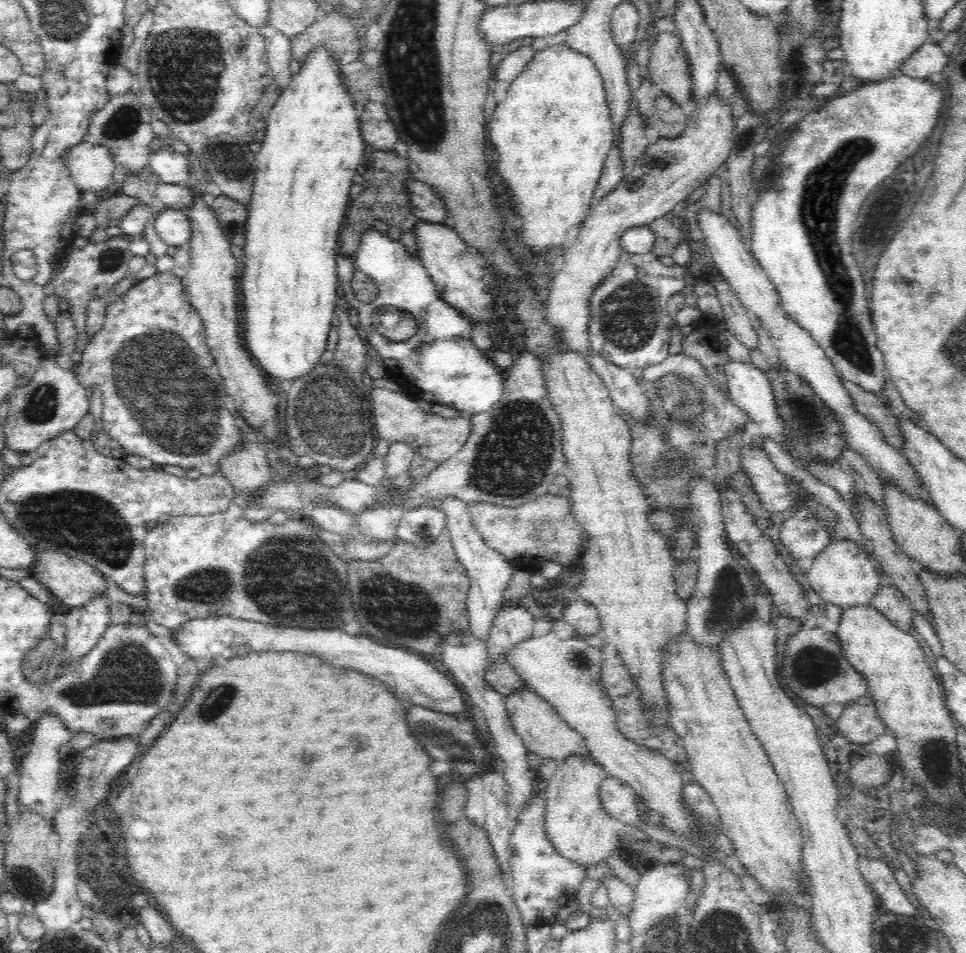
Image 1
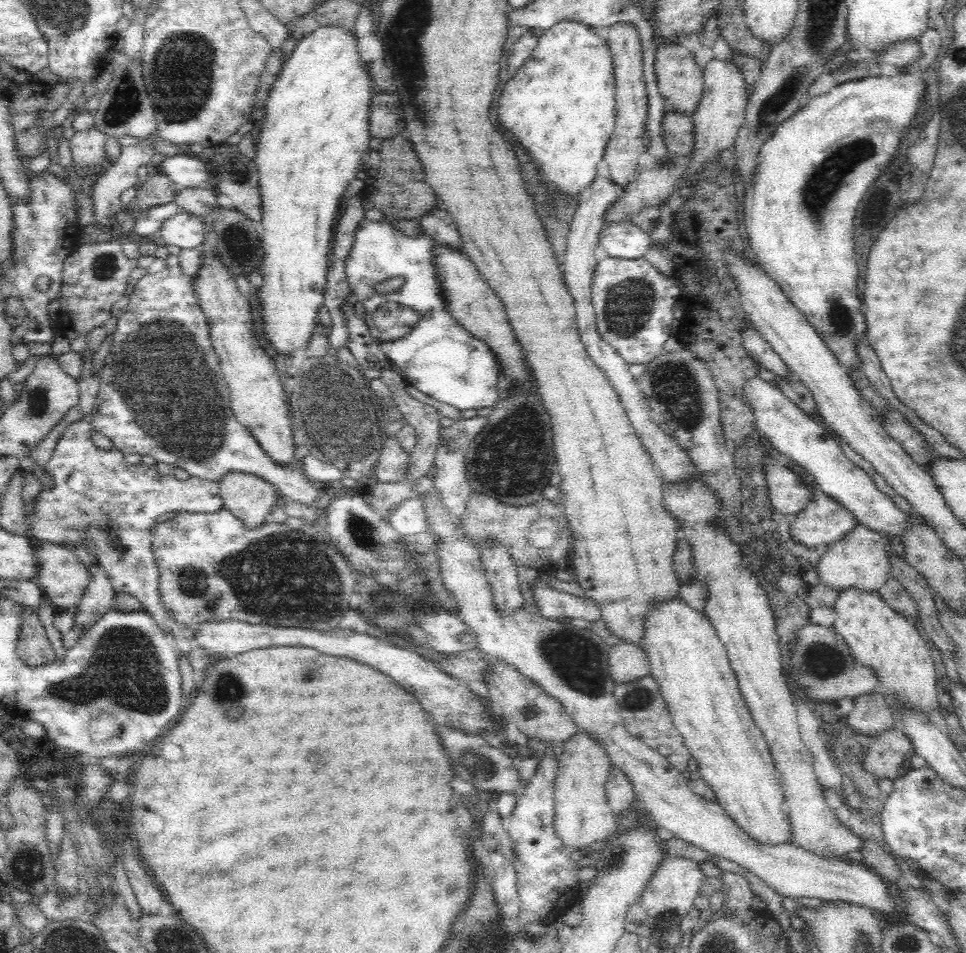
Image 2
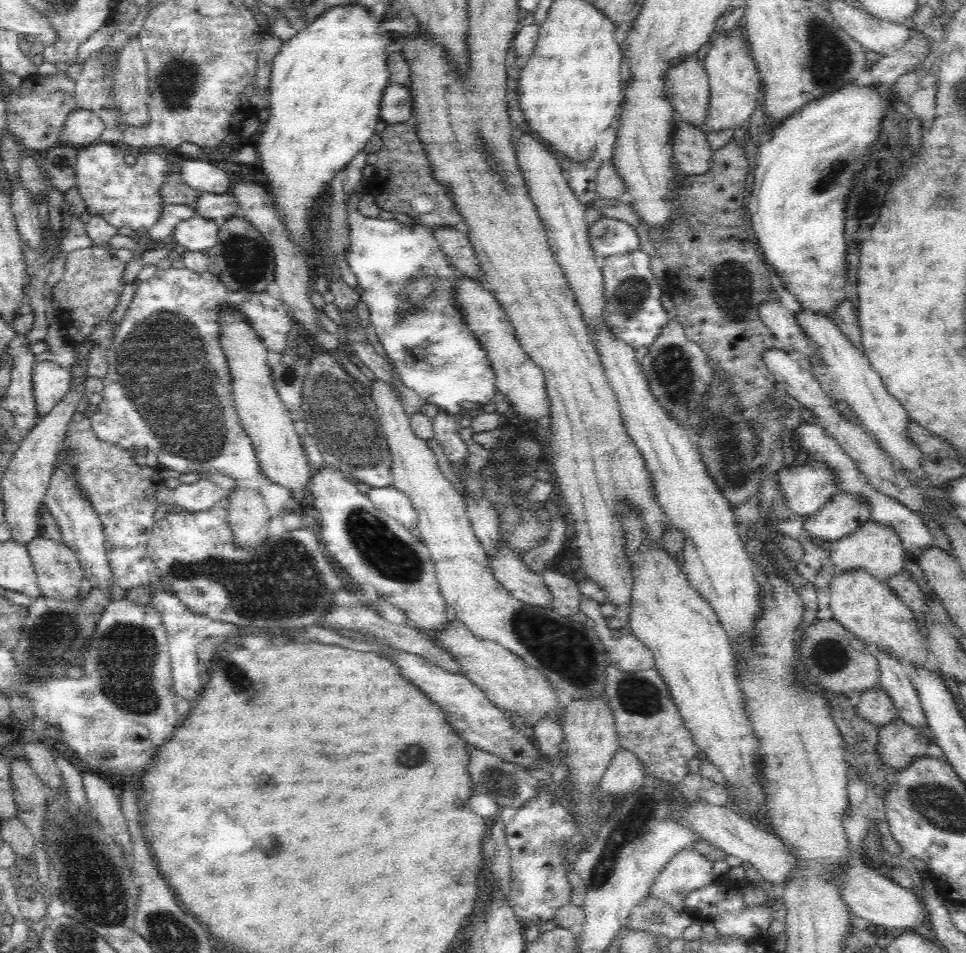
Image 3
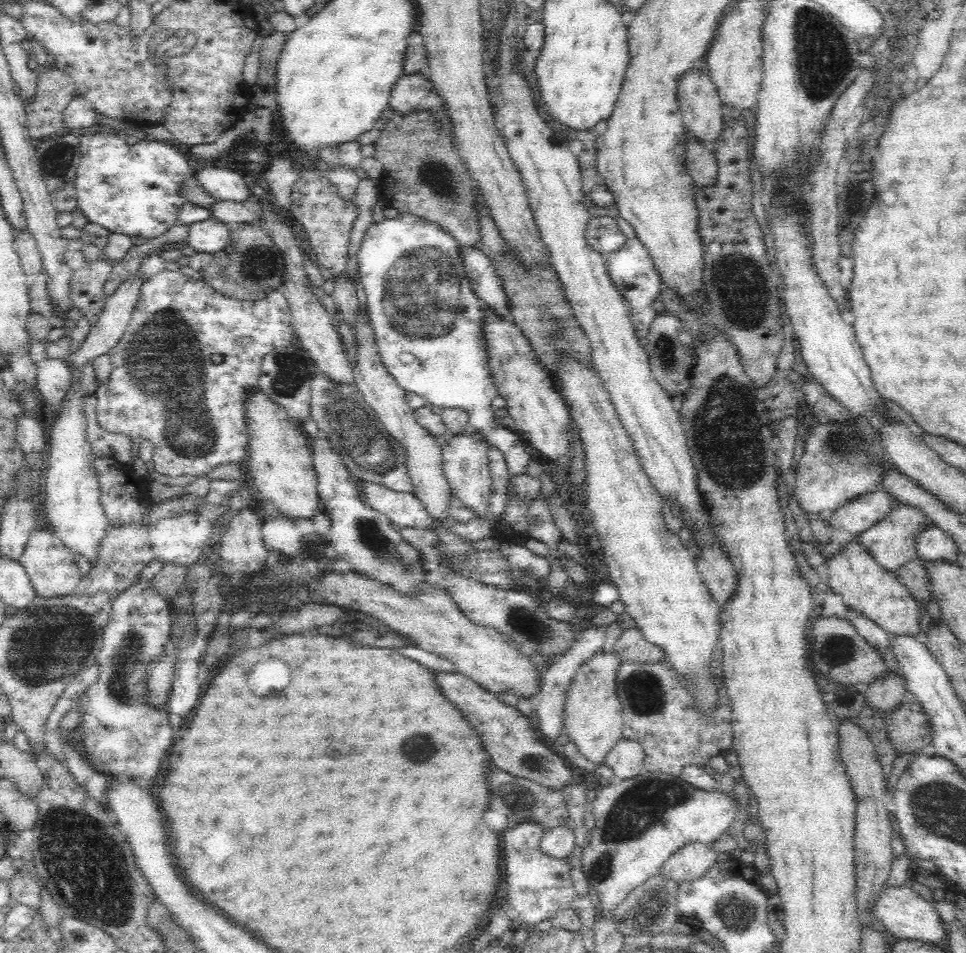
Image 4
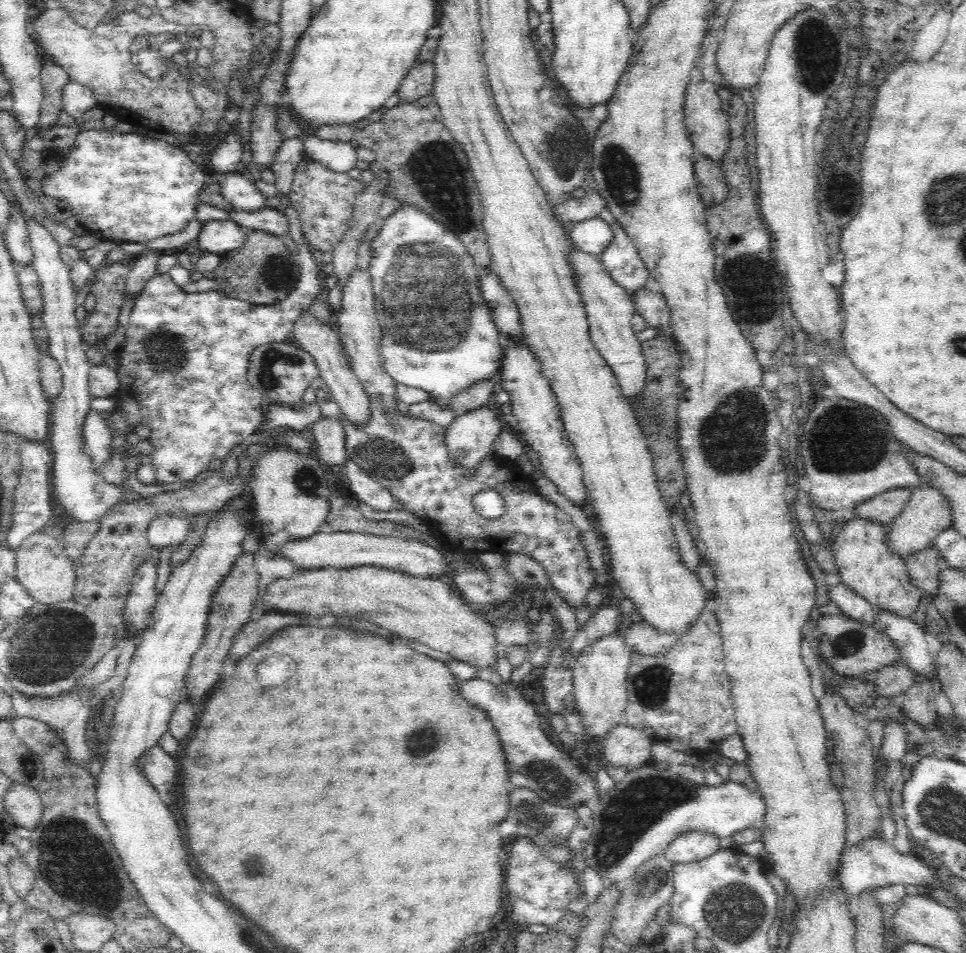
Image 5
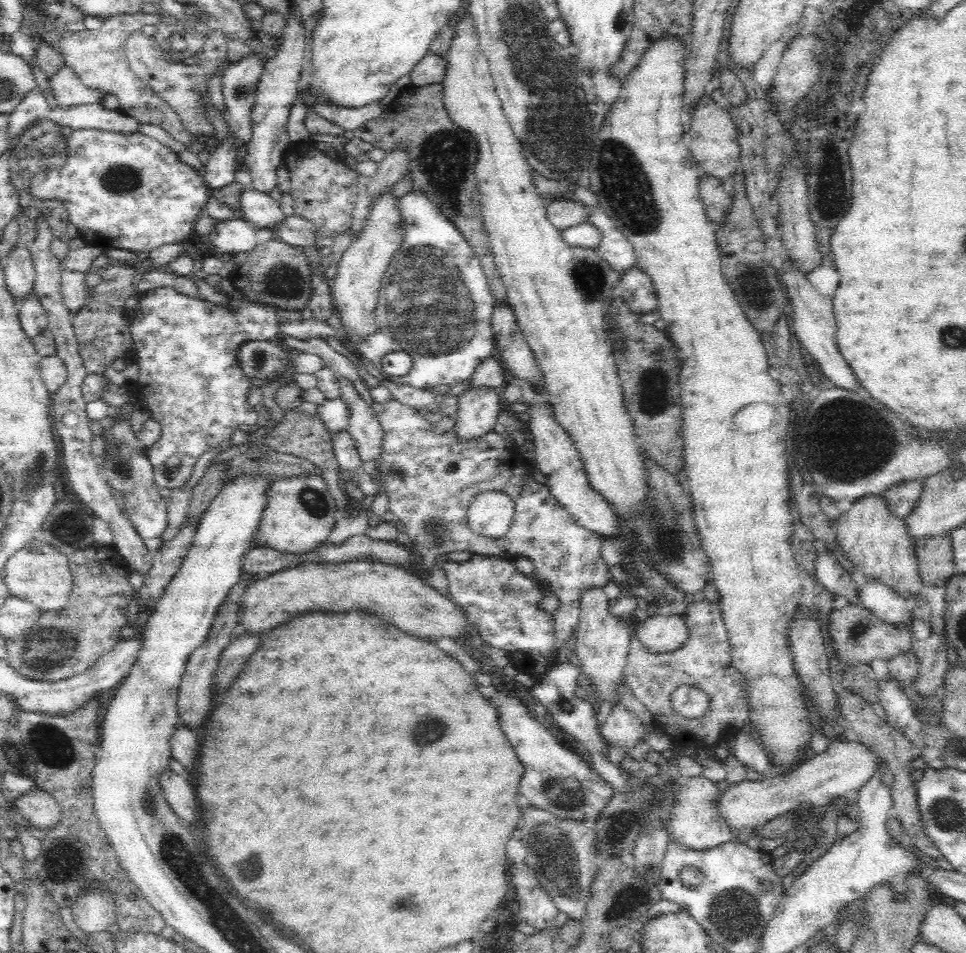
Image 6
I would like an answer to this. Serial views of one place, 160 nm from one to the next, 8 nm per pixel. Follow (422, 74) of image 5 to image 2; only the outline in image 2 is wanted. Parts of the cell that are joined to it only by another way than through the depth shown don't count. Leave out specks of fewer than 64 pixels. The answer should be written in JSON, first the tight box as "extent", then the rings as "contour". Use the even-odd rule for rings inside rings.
{"extent":[368,93,404,141],"contour":[[[376,93],[370,98],[368,128],[371,137],[382,141],[404,134],[398,97],[392,93]]]}

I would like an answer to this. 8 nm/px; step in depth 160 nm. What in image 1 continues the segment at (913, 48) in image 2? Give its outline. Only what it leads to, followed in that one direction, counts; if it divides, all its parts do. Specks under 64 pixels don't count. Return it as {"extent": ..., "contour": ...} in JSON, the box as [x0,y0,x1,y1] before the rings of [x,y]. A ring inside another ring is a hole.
{"extent":[900,42,950,80],"contour":[[[936,42],[923,44],[910,58],[901,66],[900,74],[915,79],[928,80],[928,78],[939,78],[940,72],[948,68],[950,53],[944,53],[942,47]]]}

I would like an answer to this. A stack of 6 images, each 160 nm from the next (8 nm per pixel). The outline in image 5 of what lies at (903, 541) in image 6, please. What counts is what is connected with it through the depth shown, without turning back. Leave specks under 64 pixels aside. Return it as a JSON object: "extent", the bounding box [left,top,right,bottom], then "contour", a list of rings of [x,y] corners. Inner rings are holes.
{"extent":[831,519,922,618],"contour":[[[850,519],[838,533],[831,550],[840,583],[864,597],[875,610],[888,611],[898,617],[910,618],[918,610],[922,594],[908,577],[905,559],[894,555],[886,545],[886,529],[868,519]]]}

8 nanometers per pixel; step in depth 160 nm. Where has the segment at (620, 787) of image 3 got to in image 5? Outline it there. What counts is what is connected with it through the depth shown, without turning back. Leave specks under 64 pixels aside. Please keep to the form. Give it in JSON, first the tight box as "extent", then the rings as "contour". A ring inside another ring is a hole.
{"extent":[601,723,652,772],"contour":[[[623,723],[609,732],[601,748],[602,760],[604,764],[618,766],[630,772],[648,765],[652,744],[651,735]]]}

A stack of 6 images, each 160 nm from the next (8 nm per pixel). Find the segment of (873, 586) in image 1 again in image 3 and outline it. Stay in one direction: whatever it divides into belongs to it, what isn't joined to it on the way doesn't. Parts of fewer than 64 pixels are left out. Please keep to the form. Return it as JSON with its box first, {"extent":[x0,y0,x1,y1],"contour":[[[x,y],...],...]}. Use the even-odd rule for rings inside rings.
{"extent":[828,521,905,584],"contour":[[[868,521],[852,534],[839,538],[830,544],[828,560],[836,574],[846,571],[862,570],[868,572],[874,580],[885,584],[889,578],[902,571],[905,549],[890,526]]]}

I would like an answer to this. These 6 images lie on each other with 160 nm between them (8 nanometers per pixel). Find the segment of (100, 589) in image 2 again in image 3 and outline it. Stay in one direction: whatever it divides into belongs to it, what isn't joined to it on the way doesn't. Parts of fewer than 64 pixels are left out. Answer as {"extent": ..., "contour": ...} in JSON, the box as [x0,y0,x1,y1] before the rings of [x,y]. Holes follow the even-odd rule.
{"extent":[43,464,111,589],"contour":[[[62,464],[58,470],[55,470],[49,480],[49,486],[43,498],[44,504],[48,507],[49,513],[53,519],[61,526],[62,536],[65,545],[71,549],[78,558],[83,576],[90,582],[91,589],[110,588],[111,572],[106,557],[106,547],[104,544],[104,532],[102,523],[94,509],[90,506],[90,501],[84,497],[80,489],[76,489],[74,479],[69,475],[69,466]]]}

